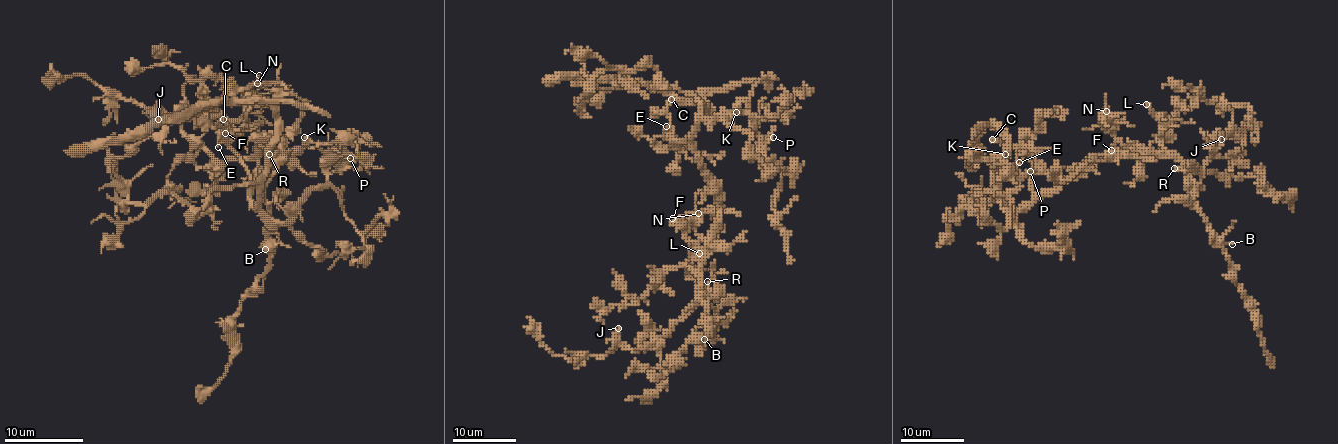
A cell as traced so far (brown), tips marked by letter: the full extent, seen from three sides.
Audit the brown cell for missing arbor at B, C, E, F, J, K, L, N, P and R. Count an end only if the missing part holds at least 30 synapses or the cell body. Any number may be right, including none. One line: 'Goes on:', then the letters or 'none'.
Goes on: C

